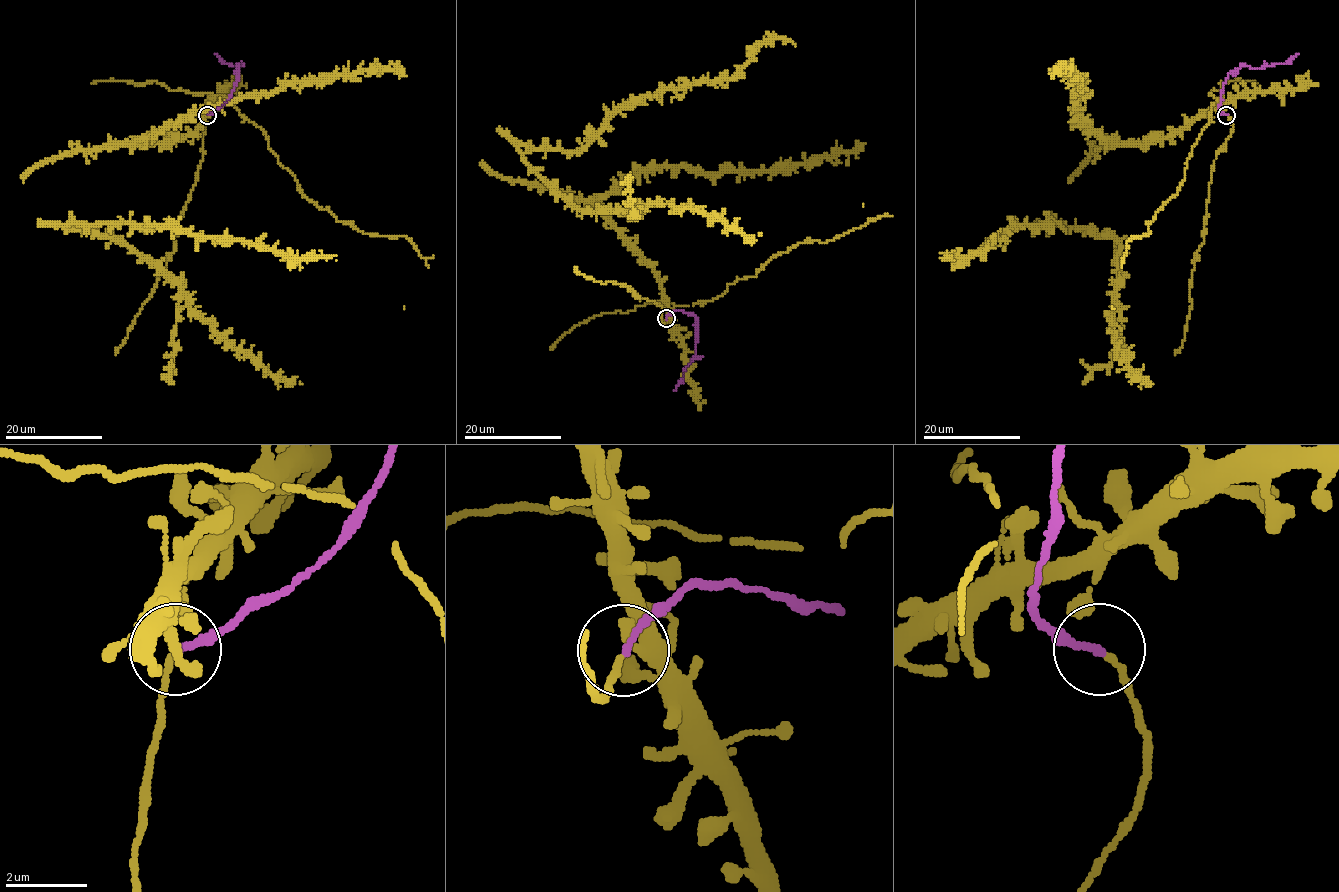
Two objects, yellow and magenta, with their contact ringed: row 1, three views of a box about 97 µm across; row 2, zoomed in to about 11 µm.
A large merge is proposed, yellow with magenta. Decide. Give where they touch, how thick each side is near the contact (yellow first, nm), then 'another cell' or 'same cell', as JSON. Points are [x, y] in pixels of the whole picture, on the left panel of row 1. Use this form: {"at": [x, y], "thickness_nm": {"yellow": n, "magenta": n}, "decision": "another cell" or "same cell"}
{"at": [207, 115], "thickness_nm": {"yellow": 100, "magenta": 150}, "decision": "same cell"}

